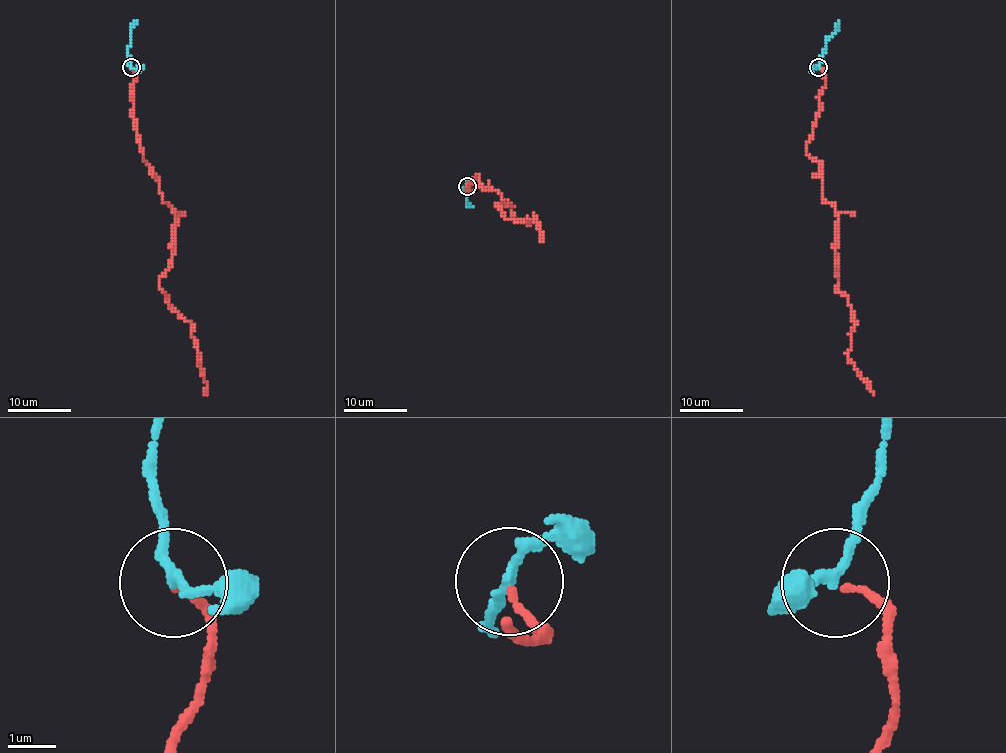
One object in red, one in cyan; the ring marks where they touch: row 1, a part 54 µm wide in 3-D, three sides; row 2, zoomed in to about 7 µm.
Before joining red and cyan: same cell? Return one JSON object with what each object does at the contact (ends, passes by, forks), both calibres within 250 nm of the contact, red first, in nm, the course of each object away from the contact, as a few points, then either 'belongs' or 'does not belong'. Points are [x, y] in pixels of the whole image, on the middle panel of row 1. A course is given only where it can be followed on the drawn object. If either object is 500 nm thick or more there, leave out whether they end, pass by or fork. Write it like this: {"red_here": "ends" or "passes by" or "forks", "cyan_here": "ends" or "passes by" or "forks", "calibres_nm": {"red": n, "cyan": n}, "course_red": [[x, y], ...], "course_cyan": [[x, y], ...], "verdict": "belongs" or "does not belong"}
{"red_here": "ends", "cyan_here": "passes by", "calibres_nm": {"red": 130, "cyan": 200}, "course_red": [[467, 186], [472, 193], [478, 175], [498, 190], [514, 206], [496, 207], [507, 220], [534, 215], [541, 241]], "course_cyan": [[467, 186], [464, 193], [466, 202], [472, 206]], "verdict": "belongs"}

